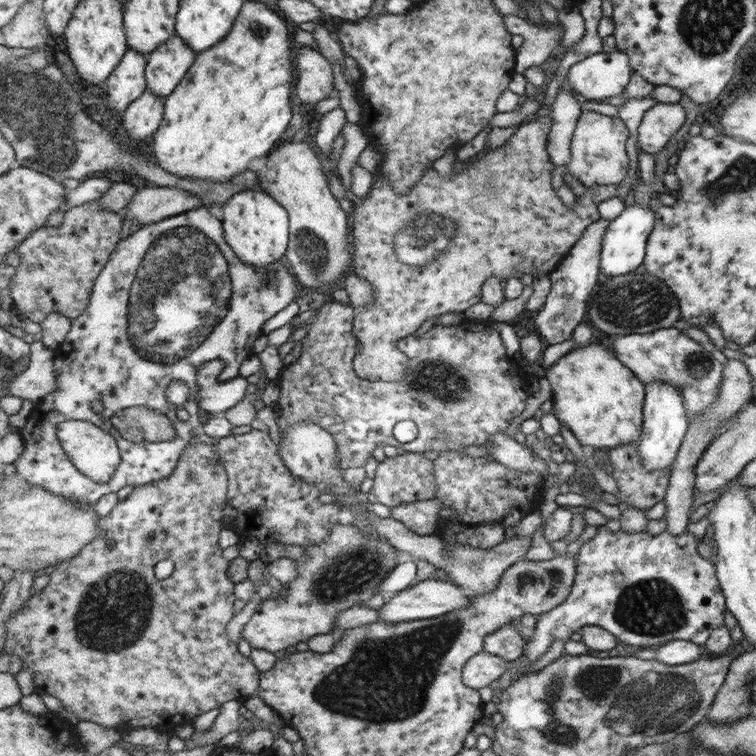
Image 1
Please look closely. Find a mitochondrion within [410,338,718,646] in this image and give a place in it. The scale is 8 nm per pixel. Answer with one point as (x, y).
(653, 606)

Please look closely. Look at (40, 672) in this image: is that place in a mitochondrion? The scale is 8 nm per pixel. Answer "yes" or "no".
no

